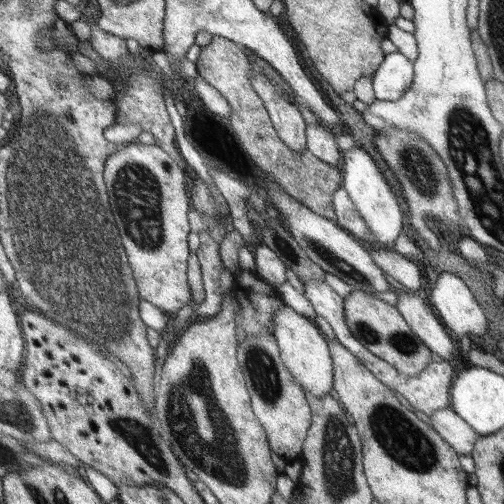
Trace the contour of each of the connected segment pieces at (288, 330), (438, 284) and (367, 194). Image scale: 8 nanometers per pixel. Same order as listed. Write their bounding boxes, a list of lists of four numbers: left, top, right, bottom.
[[273,305,336,396],[428,272,489,340],[340,146,404,248]]

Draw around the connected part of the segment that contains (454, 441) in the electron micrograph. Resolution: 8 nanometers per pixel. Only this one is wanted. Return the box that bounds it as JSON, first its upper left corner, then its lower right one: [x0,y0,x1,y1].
[427,408,479,456]

